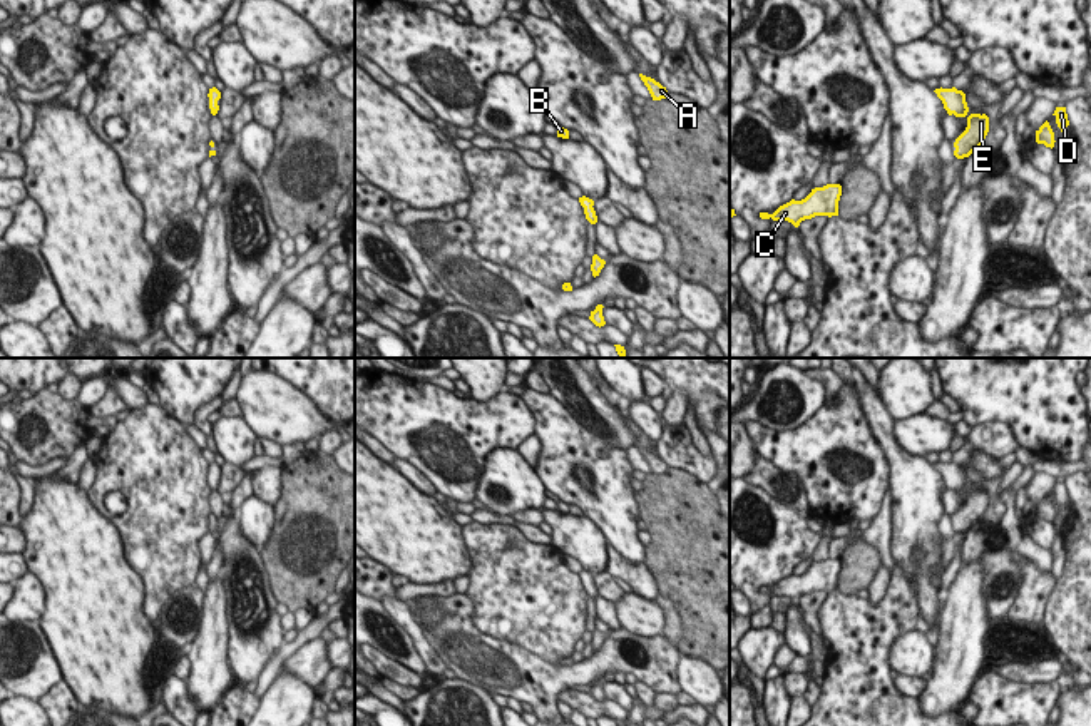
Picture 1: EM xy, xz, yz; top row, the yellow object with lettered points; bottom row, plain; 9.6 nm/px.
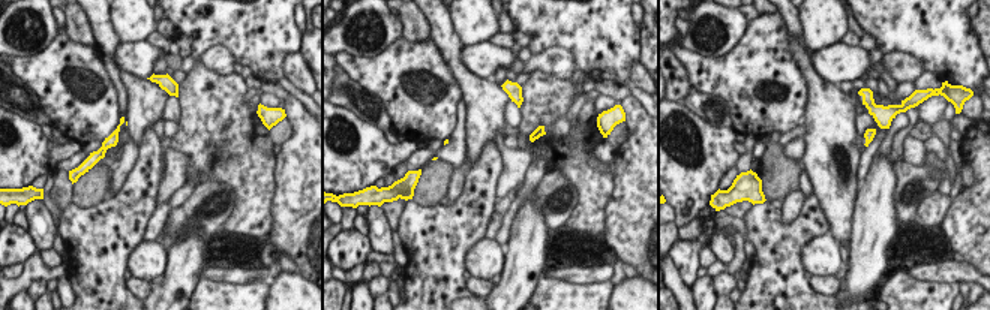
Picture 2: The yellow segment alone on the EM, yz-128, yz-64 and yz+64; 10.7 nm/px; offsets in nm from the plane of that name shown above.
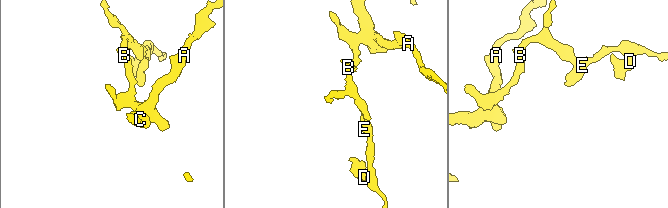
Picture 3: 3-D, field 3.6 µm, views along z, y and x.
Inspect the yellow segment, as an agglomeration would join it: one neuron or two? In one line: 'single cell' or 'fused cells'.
single cell

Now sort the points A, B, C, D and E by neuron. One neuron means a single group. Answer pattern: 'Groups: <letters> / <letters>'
Groups: A B C D E

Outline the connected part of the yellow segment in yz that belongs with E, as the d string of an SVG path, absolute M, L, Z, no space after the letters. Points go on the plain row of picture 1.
M935 463L937 472L942 475L944 483L949 490L966 492L967 502L954 517L954 530L957 534L969 532L974 525L982 522L984 514L989 507L989 492L986 488L967 488L969 482L966 477L966 468L962 465L952 463Z

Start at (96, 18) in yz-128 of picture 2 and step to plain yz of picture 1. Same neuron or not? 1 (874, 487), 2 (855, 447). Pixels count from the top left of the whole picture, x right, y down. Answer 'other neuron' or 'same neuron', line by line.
1: other neuron
2: other neuron

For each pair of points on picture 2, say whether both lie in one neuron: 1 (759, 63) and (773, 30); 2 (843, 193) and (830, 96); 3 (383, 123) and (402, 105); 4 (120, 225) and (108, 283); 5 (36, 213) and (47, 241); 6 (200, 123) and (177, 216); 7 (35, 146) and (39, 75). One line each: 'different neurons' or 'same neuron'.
1: same neuron
2: same neuron
3: different neurons
4: same neuron
5: same neuron
6: different neurons
7: different neurons

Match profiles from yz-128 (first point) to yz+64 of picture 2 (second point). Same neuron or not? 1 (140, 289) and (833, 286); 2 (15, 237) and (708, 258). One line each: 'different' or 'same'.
1: same
2: different

